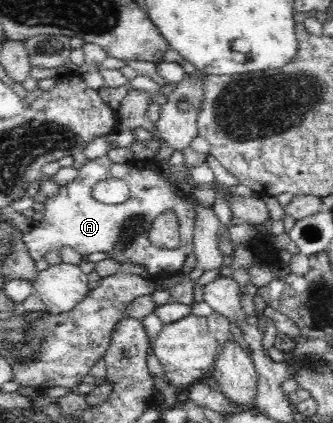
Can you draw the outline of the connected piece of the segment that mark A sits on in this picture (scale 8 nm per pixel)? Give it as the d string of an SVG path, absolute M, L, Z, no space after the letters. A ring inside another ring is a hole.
M103 156L86 162L78 169L77 177L71 183L61 186L55 195L45 199L42 217L34 223L31 230L22 232L23 243L30 251L31 258L37 262L43 260L46 253L57 252L60 247L71 247L82 257L103 251L107 254L107 259L117 259L121 263L125 263L125 261L139 263L139 265L147 267L147 271L151 275L173 275L175 271L180 271L187 257L194 253L193 237L196 211L191 208L191 204L187 203L187 198L185 198L187 189L178 183L170 183L163 175L162 170L163 167L160 168L153 159L133 160L121 164L114 163L107 156ZM110 177L125 180L129 184L129 199L125 203L105 205L93 198L91 191L93 191L94 185ZM167 210L173 210L179 218L180 244L177 249L160 249L160 247L153 245L148 238L155 218Z

